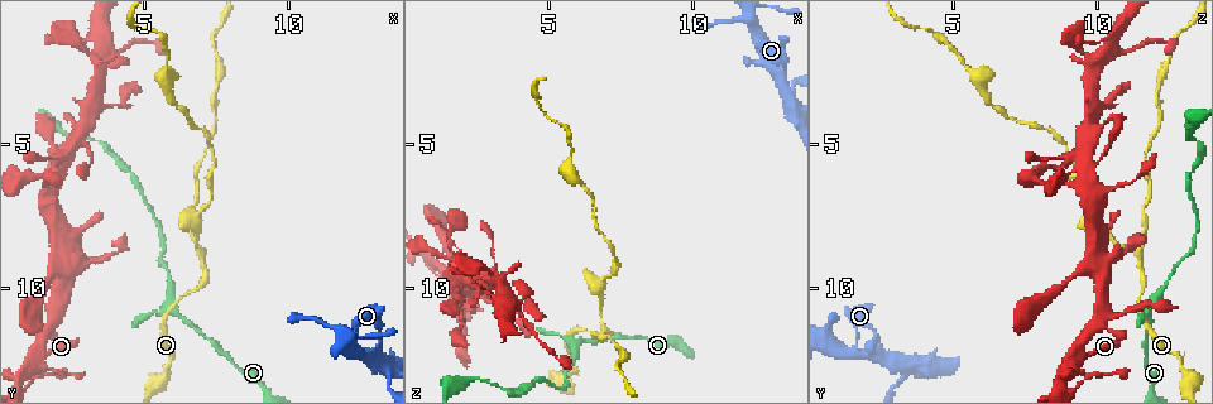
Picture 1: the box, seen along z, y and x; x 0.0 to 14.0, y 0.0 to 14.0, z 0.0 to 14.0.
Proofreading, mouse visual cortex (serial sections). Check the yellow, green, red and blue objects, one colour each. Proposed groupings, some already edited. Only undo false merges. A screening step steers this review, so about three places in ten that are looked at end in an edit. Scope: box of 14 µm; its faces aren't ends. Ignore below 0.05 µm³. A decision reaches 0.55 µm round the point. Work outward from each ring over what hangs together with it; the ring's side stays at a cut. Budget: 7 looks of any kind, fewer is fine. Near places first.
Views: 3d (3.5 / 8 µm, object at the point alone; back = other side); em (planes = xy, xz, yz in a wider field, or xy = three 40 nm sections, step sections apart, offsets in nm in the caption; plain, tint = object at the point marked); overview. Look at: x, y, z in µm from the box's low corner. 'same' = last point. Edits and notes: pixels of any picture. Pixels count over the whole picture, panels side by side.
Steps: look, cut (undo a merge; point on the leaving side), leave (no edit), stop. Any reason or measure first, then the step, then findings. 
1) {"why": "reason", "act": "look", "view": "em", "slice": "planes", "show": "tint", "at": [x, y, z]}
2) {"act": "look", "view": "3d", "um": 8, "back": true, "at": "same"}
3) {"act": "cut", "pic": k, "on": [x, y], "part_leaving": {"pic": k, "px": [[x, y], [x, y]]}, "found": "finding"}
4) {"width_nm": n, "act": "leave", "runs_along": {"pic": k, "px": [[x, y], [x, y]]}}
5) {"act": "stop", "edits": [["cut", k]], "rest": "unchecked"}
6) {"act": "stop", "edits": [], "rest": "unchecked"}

{"why": "three arms meet", "act": "look", "view": "3d", "um": 8, "at": [7.0, 8.9, 11.5]}

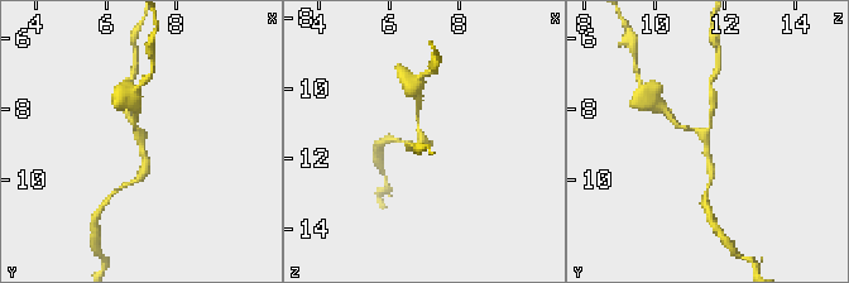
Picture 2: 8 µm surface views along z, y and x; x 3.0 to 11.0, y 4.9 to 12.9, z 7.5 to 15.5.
{"arms": 3, "arm_widths_nm": [150, 150, 250], "why": "shape alone is not enough", "act": "look", "view": "em", "slice": "xy", "step": 2, "show": "tint", "at": [6.9, 8.8, 11.4]}

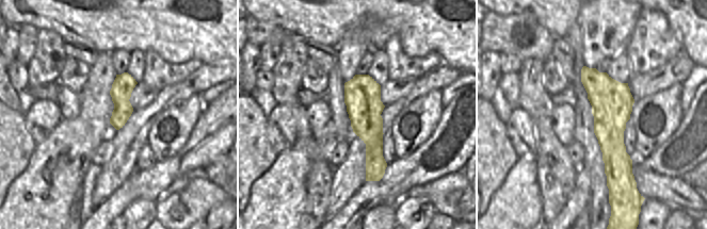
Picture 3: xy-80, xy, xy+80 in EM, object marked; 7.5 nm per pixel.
{"width_nm": 280, "act": "leave", "runs_along": {"pic": 3, "px": [[584, 69], [610, 99], [615, 178]]}, "found": "continuous, no second cell"}

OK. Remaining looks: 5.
{"why": "three-way junction", "act": "look", "view": "3d", "um": 3.5, "at": [1.4, 12.3, 9.6]}

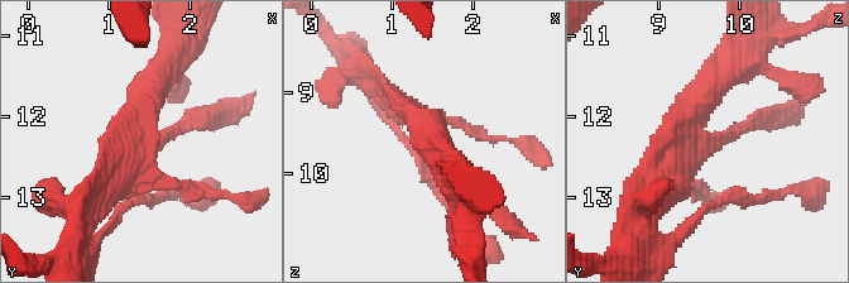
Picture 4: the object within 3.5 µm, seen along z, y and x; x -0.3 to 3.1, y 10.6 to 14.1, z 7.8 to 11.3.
{"why": "shape alone is not enough", "act": "look", "view": "em", "slice": "xy", "step": 5, "show": "tint", "at": [1.45, 12.25, 9.50]}

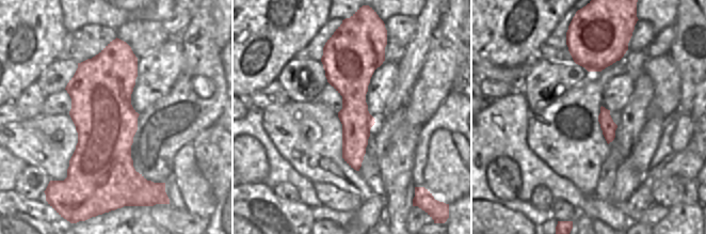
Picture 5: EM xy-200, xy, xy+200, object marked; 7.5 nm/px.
{"act": "leave", "found": "all the same cell"}

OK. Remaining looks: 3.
{"why": "thick turns thin", "act": "look", "view": "3d", "um": 3.5, "at": [12.3, 12.1, 1.7]}

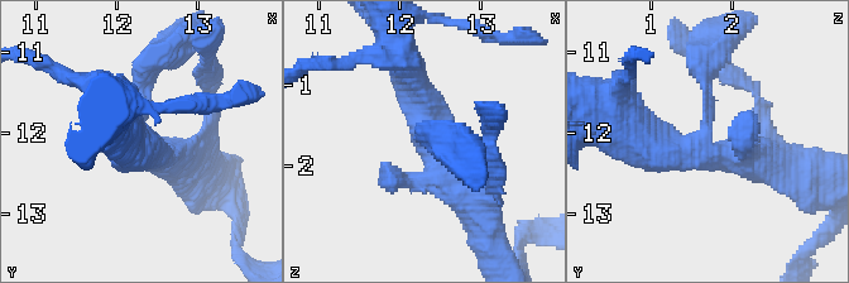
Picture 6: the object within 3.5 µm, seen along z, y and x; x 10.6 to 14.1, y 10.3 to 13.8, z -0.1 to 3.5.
{"arms": 4, "arm_widths_nm": [150, 200, 450, 450], "why": "need the tissue", "act": "look", "view": "em", "slice": "xy", "step": 1, "show": "tint", "at": "same"}

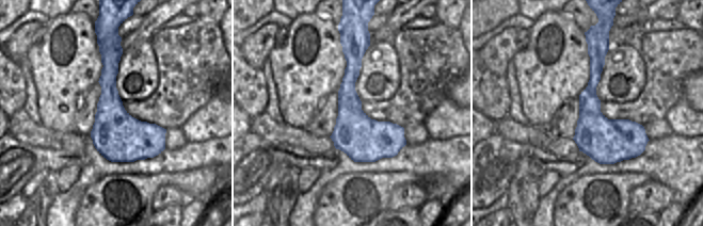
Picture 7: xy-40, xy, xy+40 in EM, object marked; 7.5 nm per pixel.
{"act": "leave", "runs_along": {"pic": 7, "px": [[344, 43], [350, 115], [389, 155]]}, "found": "continuous, no second cell"}

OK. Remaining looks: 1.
{"act": "stop", "edits": [], "rest": "unchecked"}

